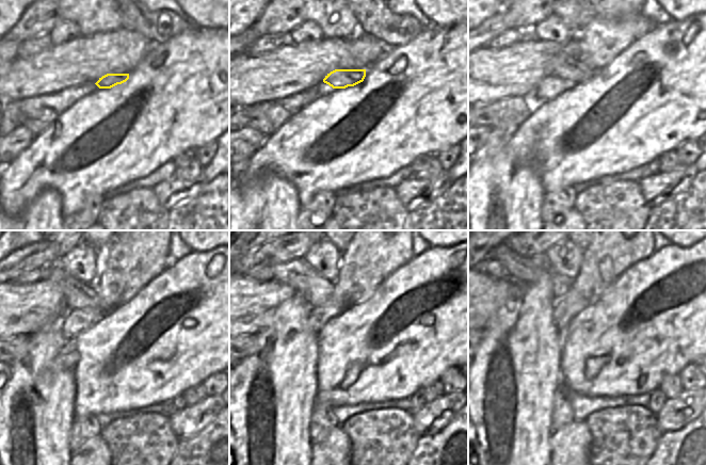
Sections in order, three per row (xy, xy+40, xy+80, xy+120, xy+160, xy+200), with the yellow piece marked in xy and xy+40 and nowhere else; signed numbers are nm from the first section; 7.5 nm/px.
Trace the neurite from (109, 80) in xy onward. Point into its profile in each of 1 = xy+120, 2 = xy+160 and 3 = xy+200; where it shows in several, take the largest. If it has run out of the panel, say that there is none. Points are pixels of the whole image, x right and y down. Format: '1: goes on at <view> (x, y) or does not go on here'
1: goes on at xy+120 (78, 294)
2: goes on at xy+160 (303, 278)
3: goes on at xy+200 (526, 270)

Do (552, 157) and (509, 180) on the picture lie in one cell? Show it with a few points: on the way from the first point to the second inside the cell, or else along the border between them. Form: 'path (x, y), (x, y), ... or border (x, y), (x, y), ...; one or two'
border (511, 159), (518, 164), (533, 164), (543, 189); two

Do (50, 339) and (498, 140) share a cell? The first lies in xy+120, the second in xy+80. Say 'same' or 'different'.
same

